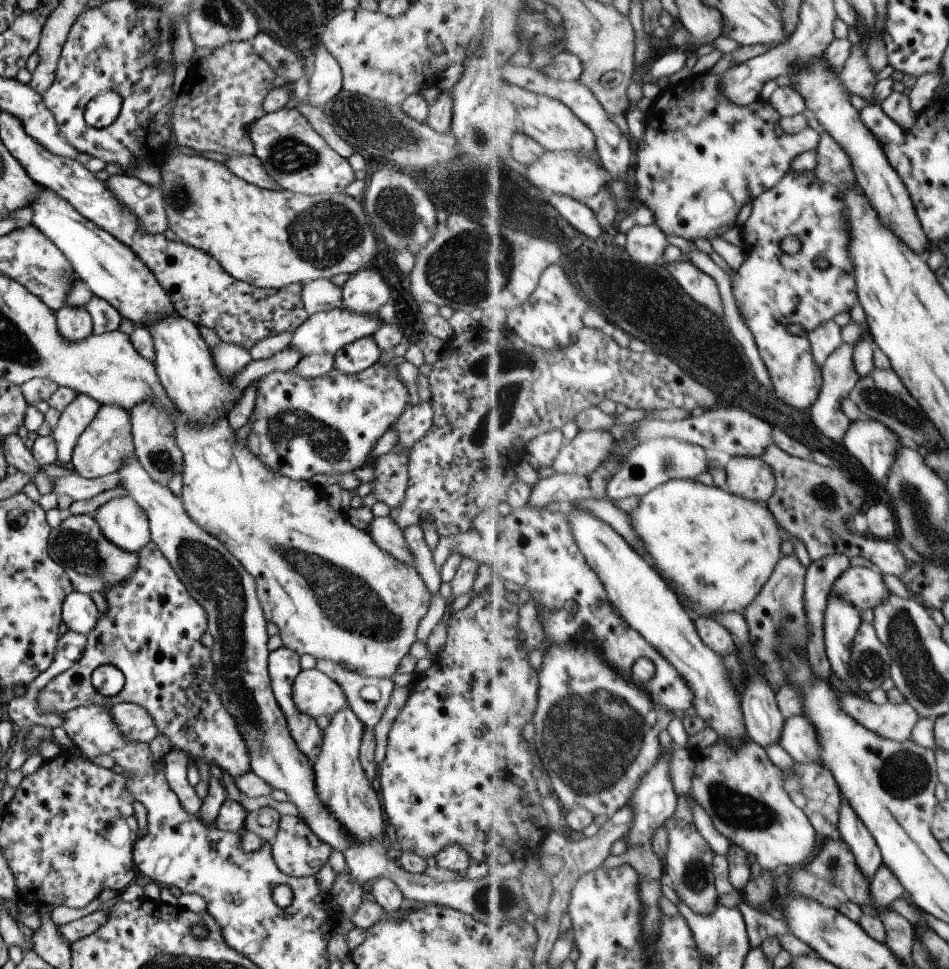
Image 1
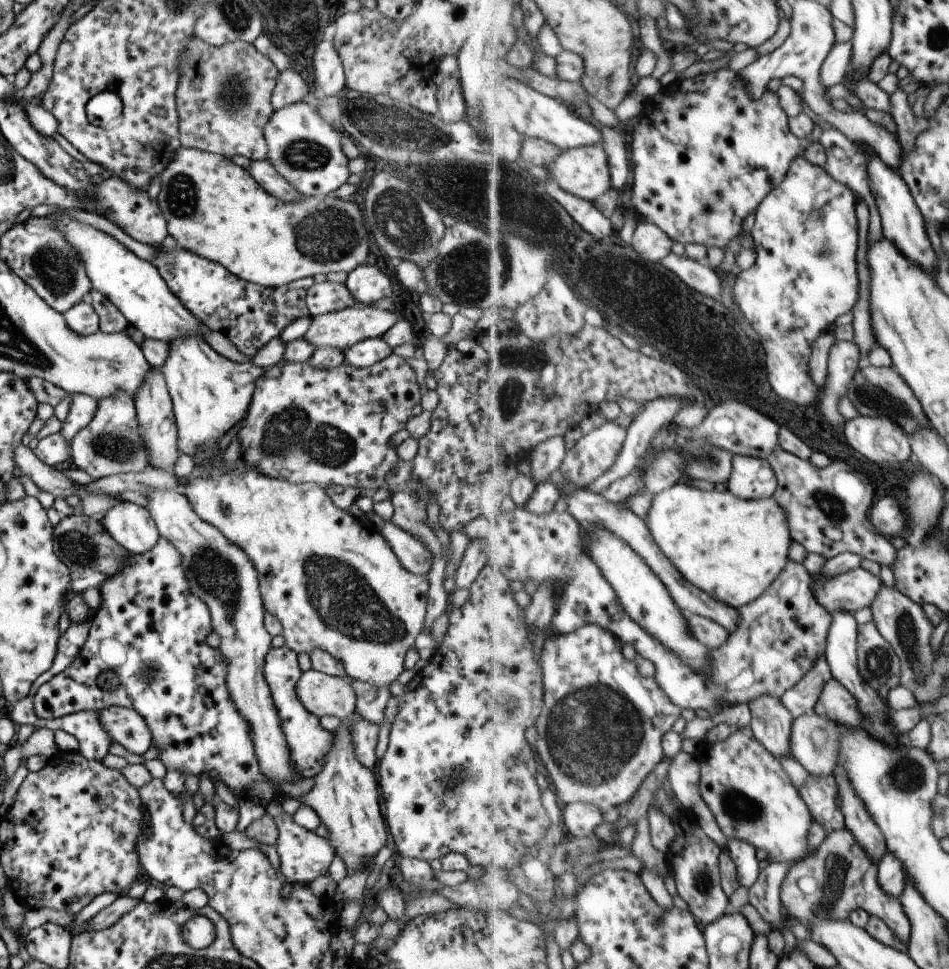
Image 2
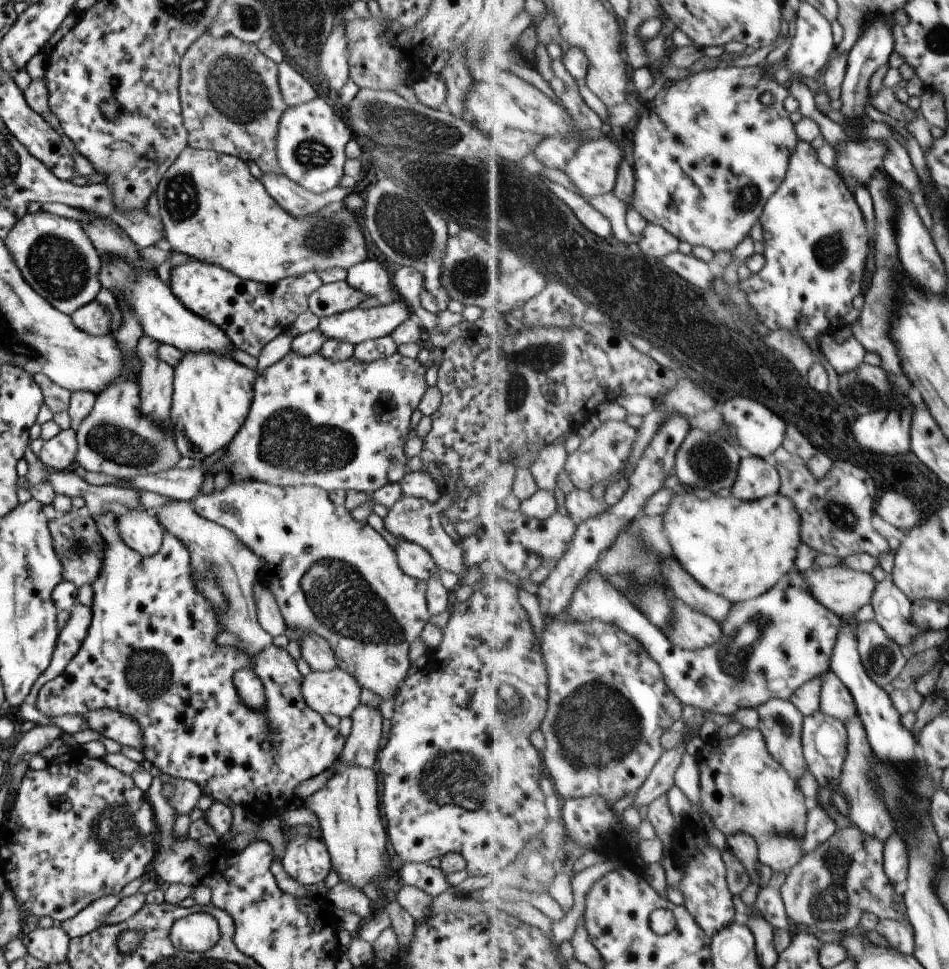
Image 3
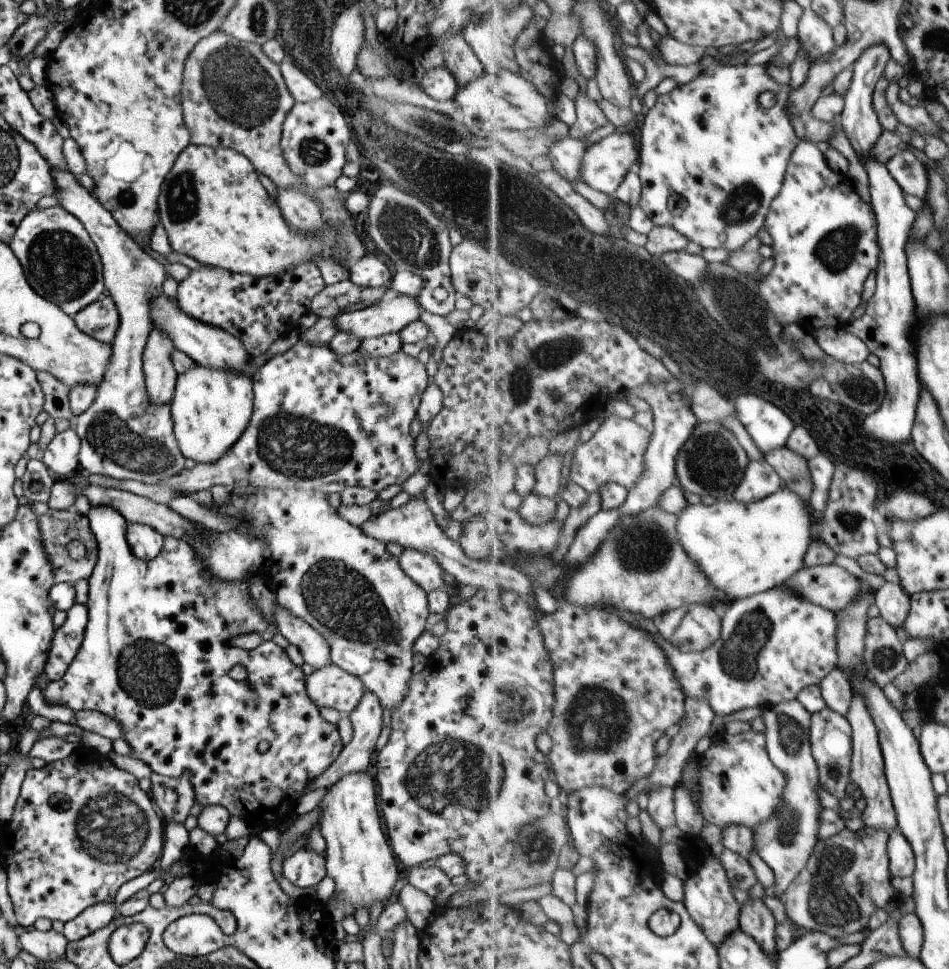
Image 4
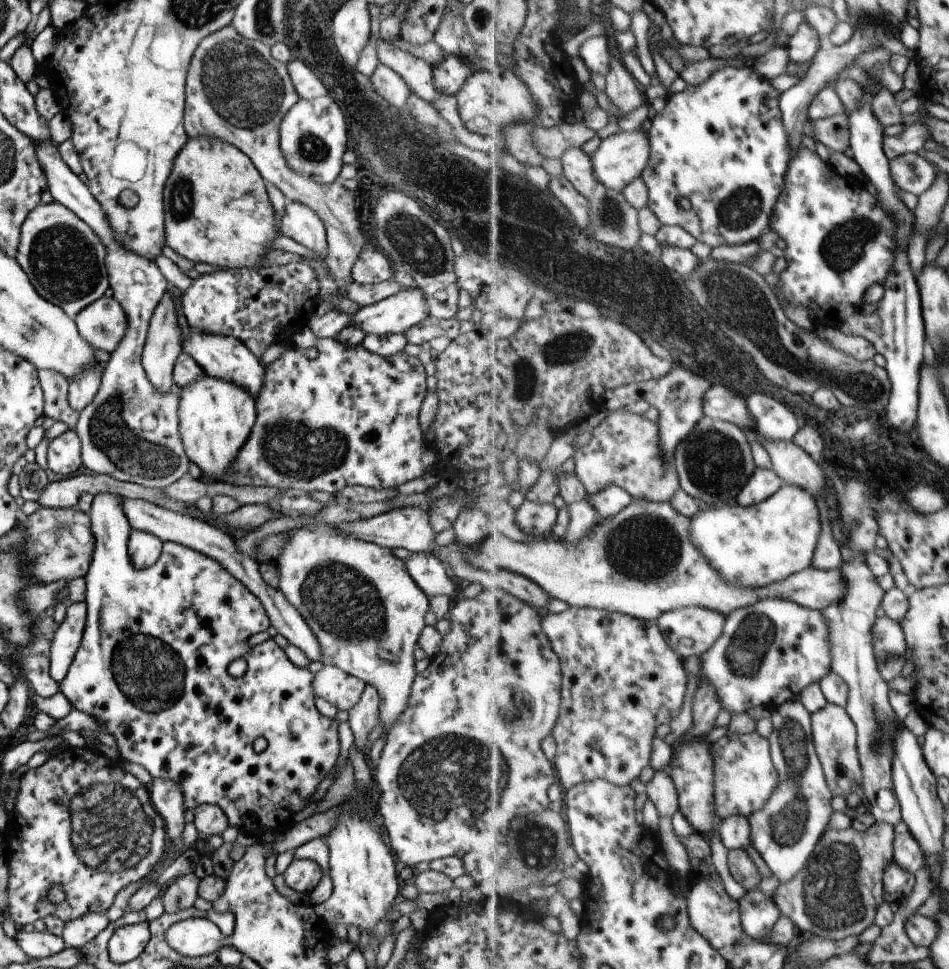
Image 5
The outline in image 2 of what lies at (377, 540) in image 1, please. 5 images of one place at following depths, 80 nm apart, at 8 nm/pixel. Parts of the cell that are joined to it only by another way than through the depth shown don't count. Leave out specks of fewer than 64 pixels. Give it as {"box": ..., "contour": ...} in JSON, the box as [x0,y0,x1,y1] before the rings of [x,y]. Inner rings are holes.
{"box":[379,521,433,576],"contour":[[[385,521],[379,534],[407,572],[425,576],[433,568],[428,548],[415,537],[397,528],[391,521]]]}

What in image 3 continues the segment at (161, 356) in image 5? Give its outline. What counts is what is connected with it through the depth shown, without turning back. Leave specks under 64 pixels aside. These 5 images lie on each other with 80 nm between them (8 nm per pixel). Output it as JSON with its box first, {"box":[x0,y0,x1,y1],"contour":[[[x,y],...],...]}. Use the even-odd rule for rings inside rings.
{"box":[136,335,173,433],"contour":[[[143,335],[136,346],[140,362],[136,381],[139,385],[139,410],[152,421],[161,423],[166,433],[171,433],[169,411],[172,401],[173,369],[157,356],[158,343],[154,338]]]}

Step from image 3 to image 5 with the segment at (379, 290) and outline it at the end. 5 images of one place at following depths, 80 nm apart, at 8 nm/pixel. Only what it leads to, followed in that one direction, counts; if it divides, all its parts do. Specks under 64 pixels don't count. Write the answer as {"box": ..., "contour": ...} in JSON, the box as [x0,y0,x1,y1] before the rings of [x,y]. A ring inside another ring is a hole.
{"box":[350,248,393,284],"contour":[[[379,248],[363,249],[350,270],[353,283],[375,284],[392,279],[393,266]]]}

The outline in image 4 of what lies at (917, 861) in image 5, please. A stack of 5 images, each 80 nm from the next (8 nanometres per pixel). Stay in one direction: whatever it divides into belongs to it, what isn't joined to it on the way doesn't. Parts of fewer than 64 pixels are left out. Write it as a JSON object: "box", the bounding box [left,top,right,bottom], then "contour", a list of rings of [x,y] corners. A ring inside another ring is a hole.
{"box":[888,825,916,877],"contour":[[[899,825],[892,830],[888,845],[893,876],[913,877],[916,869],[916,854]]]}

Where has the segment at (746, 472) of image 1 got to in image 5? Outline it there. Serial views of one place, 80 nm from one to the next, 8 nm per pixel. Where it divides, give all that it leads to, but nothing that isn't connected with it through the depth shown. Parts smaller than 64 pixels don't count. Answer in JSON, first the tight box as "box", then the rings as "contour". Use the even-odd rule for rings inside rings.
{"box":[735,468,784,507],"contour":[[[757,468],[735,500],[742,507],[750,507],[765,502],[784,485],[784,480],[774,469]]]}

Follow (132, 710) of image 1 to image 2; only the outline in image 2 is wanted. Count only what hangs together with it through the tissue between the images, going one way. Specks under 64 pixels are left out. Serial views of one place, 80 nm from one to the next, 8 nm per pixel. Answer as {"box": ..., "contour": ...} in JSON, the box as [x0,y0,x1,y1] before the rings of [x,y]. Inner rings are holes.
{"box":[96,706,150,754],"contour":[[[112,706],[96,712],[99,724],[106,730],[112,742],[117,742],[133,754],[143,754],[150,746],[150,732],[144,720],[133,709]]]}

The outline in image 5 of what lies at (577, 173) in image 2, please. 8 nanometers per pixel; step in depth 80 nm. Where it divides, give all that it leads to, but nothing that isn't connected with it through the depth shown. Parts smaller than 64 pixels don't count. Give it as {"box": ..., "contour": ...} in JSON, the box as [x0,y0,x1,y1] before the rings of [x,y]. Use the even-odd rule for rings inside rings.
{"box":[591,131,652,191],"contour":[[[623,131],[602,140],[591,156],[596,177],[605,186],[623,191],[634,180],[642,178],[652,156],[652,138],[647,131]]]}

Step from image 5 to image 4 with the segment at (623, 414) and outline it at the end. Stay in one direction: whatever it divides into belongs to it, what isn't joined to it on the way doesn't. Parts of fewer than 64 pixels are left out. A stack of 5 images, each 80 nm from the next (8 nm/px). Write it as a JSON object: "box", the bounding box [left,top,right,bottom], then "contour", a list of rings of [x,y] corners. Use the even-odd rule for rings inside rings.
{"box":[570,416,651,493],"contour":[[[611,416],[605,419],[589,442],[580,443],[573,452],[570,479],[590,493],[599,492],[601,487],[609,483],[619,483],[625,488],[632,489],[646,473],[645,455],[650,442],[651,432],[637,420]]]}

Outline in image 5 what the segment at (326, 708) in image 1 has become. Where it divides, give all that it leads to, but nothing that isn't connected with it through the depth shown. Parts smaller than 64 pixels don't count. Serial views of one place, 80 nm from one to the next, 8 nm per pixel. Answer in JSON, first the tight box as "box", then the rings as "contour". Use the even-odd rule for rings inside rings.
{"box":[311,665,365,711],"contour":[[[323,665],[314,674],[311,686],[314,696],[330,702],[337,710],[348,711],[360,699],[365,683],[336,666]]]}

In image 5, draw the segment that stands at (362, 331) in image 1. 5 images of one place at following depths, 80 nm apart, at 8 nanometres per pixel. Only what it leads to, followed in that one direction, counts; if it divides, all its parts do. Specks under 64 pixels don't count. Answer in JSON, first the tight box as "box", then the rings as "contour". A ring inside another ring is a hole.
{"box":[349,288,429,334],"contour":[[[403,288],[376,303],[359,307],[349,325],[358,326],[366,334],[401,333],[429,316],[422,290]]]}

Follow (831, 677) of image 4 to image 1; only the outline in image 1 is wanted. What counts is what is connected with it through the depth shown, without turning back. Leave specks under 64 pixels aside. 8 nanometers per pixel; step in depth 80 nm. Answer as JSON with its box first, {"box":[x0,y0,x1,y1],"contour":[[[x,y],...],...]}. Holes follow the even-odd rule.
{"box":[837,692,922,741],"contour":[[[837,692],[841,708],[849,716],[865,728],[894,741],[909,741],[913,728],[922,717],[909,703],[896,705],[888,701],[879,705],[853,692]]]}

